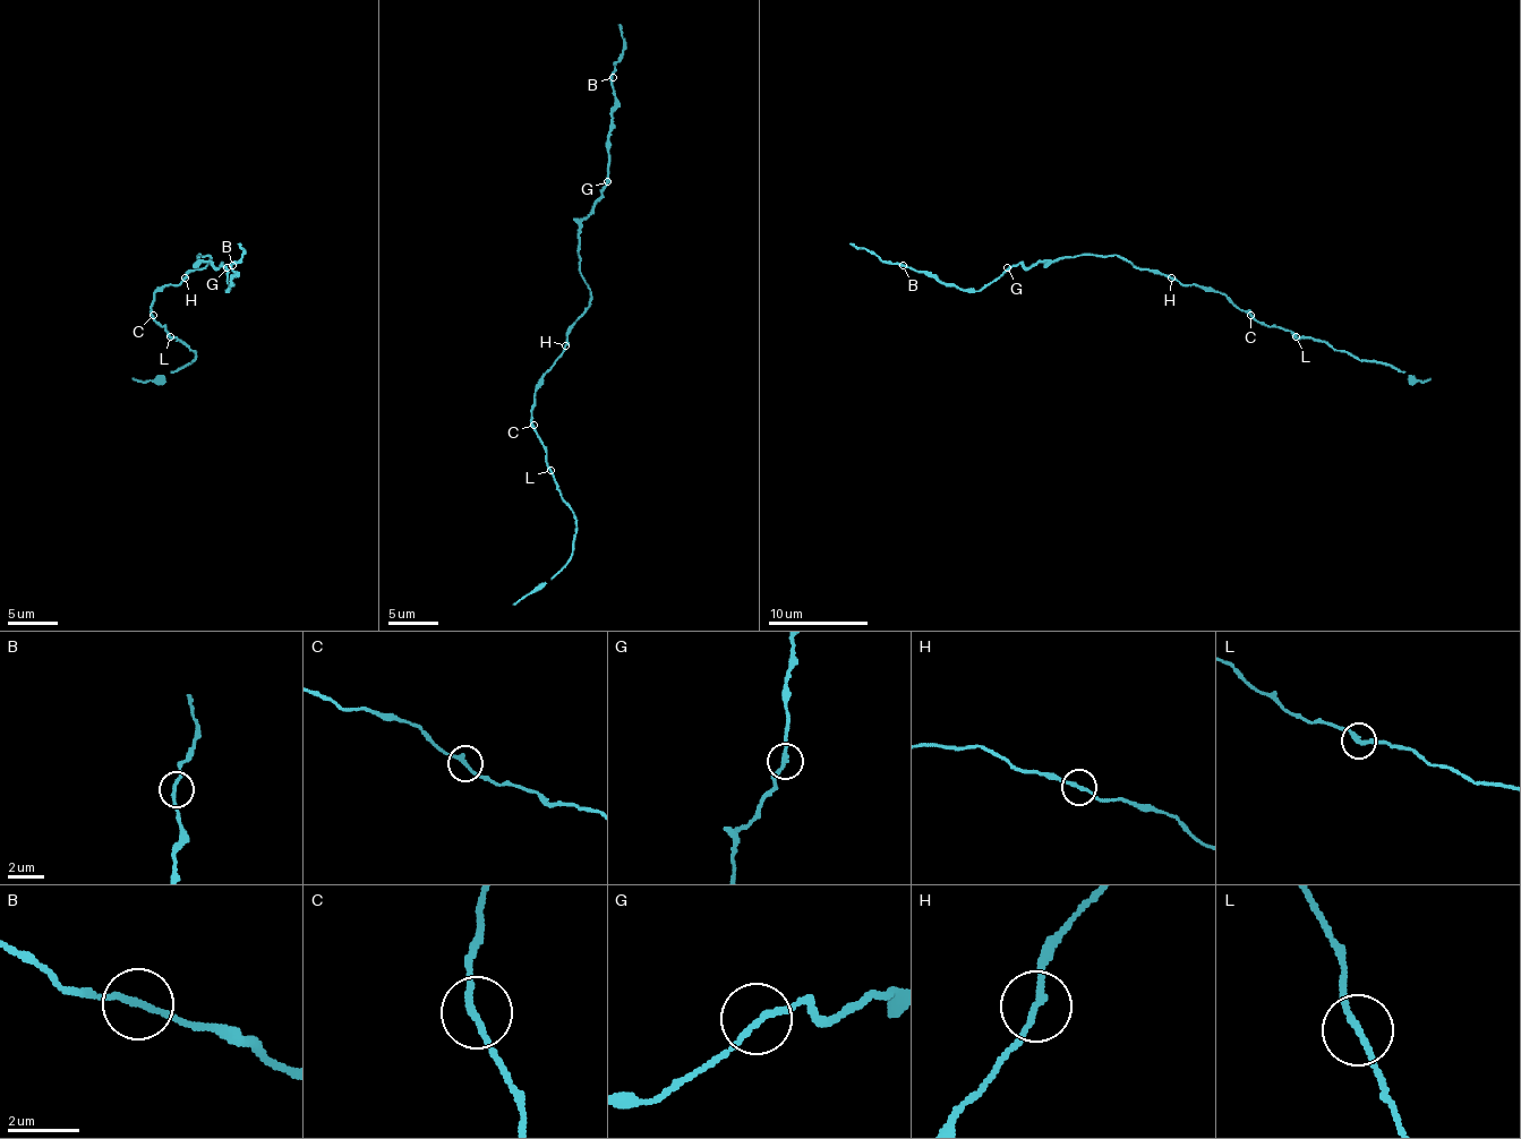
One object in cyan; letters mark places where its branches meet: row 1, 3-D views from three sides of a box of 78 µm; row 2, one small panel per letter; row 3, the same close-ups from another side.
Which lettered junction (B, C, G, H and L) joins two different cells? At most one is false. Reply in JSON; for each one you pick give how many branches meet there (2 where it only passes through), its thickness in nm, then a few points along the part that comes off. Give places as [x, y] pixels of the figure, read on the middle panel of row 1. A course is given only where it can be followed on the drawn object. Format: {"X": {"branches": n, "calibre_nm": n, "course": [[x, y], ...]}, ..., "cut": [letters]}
{"cut": []}

